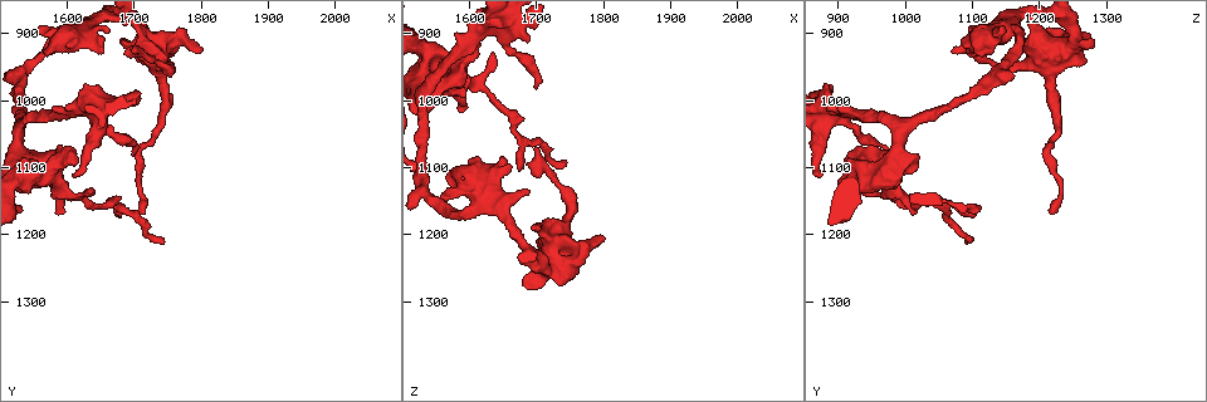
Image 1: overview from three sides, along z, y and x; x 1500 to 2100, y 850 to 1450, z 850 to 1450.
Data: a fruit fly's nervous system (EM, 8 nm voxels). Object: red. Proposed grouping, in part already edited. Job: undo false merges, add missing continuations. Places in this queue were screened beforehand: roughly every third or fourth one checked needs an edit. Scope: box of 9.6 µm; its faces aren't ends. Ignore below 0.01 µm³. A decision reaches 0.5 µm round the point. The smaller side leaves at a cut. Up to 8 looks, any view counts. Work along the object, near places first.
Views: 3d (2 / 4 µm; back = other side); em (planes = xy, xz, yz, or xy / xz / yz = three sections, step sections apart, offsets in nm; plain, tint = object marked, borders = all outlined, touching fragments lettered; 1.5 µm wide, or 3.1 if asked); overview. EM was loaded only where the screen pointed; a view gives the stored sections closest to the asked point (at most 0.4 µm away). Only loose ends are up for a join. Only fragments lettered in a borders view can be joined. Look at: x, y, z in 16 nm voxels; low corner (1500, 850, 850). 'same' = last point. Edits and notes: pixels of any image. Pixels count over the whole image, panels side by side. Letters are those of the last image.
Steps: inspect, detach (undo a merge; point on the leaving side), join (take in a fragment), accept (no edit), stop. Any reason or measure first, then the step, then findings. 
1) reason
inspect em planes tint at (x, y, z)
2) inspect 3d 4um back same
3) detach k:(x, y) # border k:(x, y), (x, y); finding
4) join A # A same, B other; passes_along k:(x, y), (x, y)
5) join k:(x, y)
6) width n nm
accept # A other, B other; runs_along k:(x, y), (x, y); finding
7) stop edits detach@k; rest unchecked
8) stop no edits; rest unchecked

an open end
inspect 3d 4um at (1560, 890, 1140)

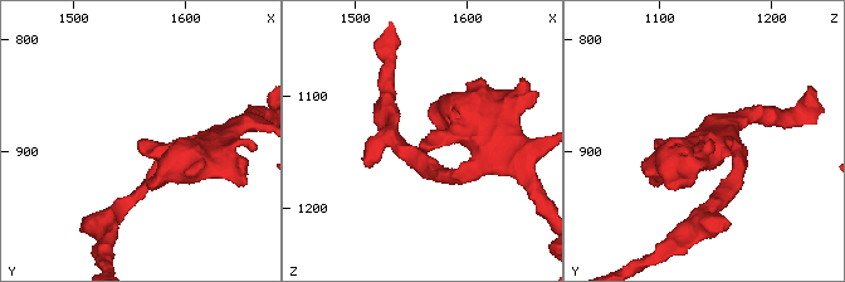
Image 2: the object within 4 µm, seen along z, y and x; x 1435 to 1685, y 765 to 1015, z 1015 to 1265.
now the EM
inspect em planes borders at (1558, 888, 1142)

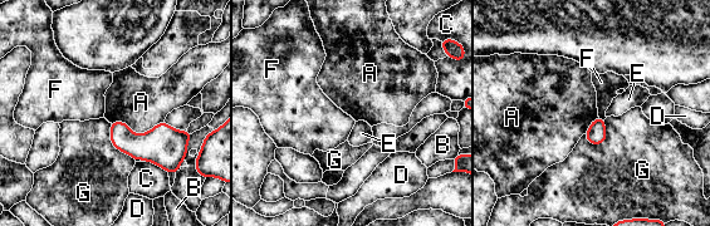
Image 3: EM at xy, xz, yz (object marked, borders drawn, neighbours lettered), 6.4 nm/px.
accept # A other, B other, C other, D other, E other, F other, G other; none of them fits

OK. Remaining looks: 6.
narrows sharply
inspect 3d 4um at (1665, 1040, 925)

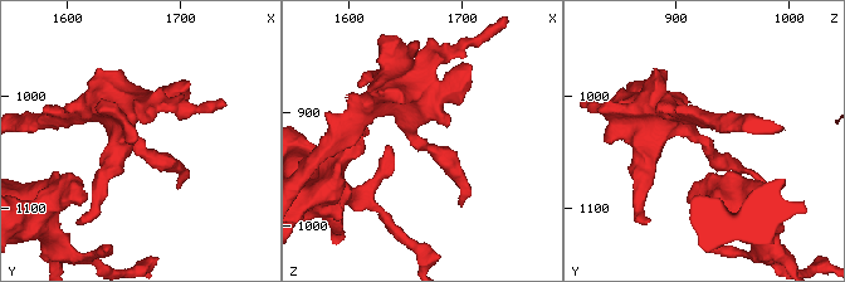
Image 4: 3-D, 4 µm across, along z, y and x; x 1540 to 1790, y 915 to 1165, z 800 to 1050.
arm_widths 220, 280 nm; shape alone is not enough
inspect em planes borders at (1660, 1040, 922)

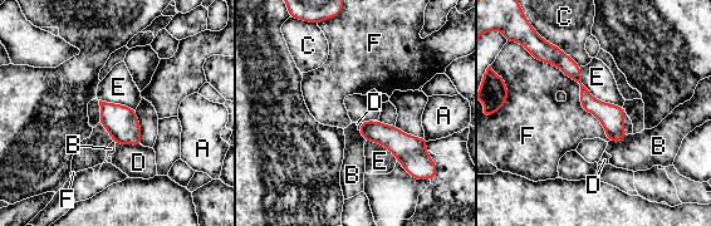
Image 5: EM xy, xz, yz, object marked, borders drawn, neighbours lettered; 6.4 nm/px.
accept # A other, B other, C other, D other, E other, F other; runs_along 5:(549, 54), (578, 78), (619, 136); all the same neuron

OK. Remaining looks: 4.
branch stops here
inspect em planes tint at (1750, 895, 1205)

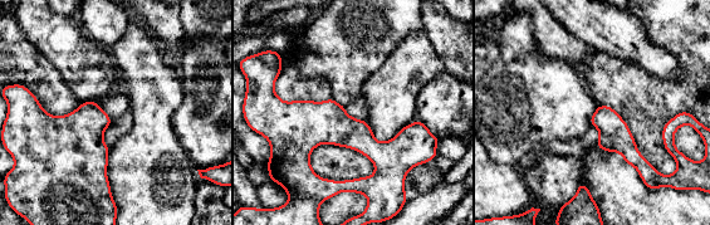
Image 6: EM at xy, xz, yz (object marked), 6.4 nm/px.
inspect em planes borders same

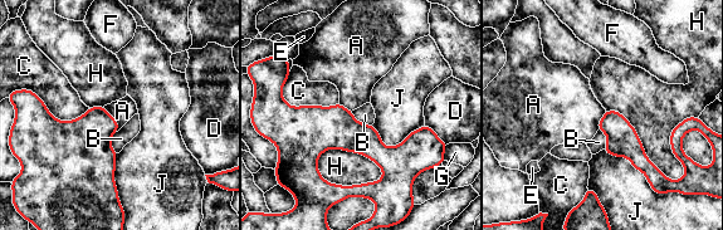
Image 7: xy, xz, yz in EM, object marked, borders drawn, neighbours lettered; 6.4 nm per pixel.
accept # A other, B other, C other, D other, E other, F other, G other, H other, J other; border 7:(316, 161), (353, 151), (384, 175); no lettered fragment goes on from it

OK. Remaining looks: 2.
stop no edits; rest unchecked

